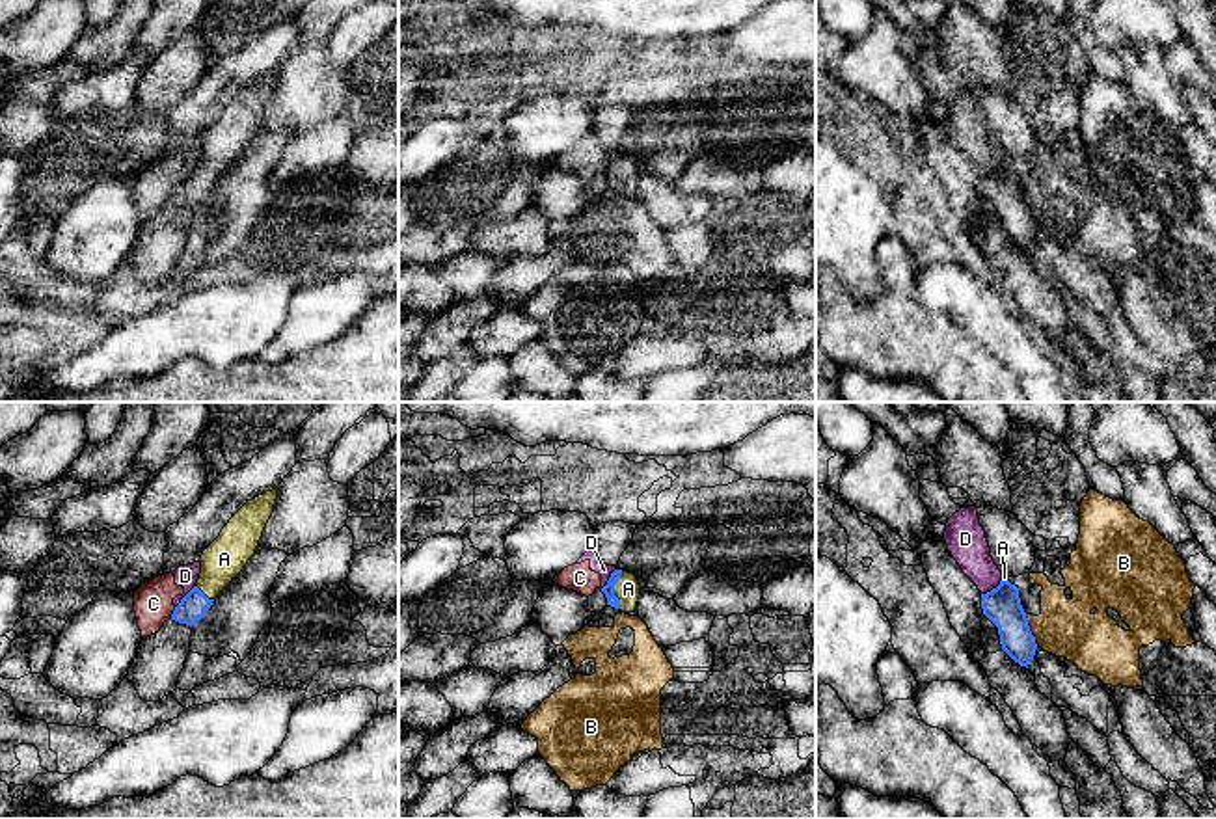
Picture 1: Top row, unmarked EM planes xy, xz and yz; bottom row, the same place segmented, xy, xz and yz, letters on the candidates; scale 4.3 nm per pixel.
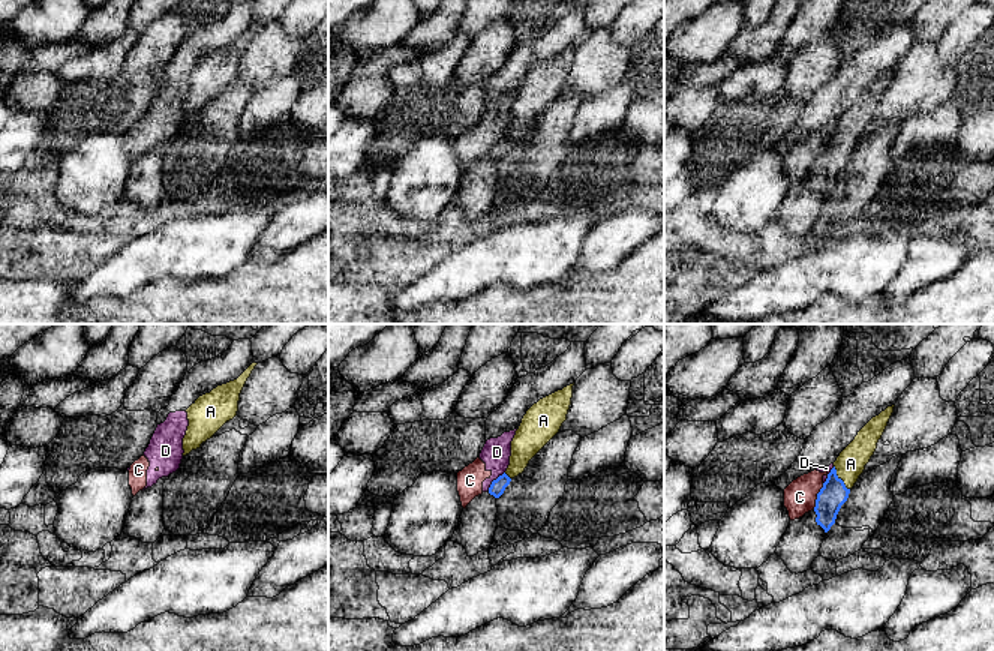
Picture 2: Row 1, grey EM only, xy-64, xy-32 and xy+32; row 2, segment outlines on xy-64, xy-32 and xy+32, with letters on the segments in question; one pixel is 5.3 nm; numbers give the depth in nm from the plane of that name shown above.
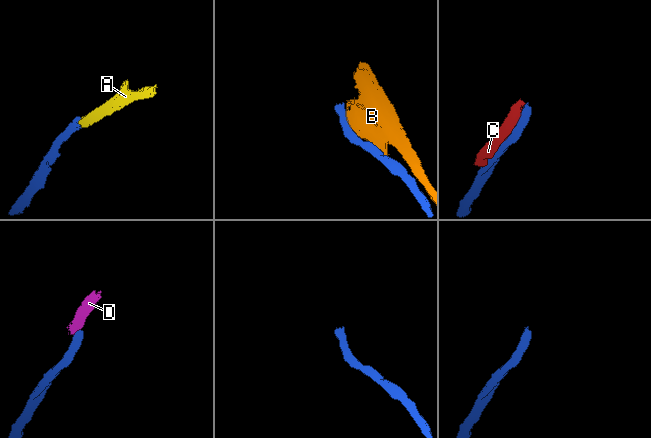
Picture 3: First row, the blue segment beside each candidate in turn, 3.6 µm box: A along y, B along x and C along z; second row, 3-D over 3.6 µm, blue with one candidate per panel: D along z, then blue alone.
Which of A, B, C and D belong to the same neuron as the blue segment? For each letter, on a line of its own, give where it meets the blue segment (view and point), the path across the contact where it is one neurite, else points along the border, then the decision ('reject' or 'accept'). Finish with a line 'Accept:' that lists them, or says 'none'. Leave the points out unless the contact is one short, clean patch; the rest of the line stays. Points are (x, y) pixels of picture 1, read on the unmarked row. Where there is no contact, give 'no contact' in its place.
A: contact xz (613, 174); way xz (609, 172), (613, 174), (628, 172); accept
B: contact yz (1028, 211); reject
C: contact xy (174, 196); reject
D: contact xz (609, 162); border xz (617, 151), (600, 172); reject
Accept: A

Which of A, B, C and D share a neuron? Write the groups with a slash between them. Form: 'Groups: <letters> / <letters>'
Groups: A / B / C D

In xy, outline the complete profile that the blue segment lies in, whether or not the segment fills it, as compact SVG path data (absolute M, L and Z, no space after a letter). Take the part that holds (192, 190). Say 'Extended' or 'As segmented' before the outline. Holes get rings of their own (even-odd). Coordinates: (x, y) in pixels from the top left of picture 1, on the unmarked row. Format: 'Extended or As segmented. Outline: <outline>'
Extended. Outline: M277 71L248 84L203 134L196 169L175 190L171 203L199 205L214 181L244 153L255 138L263 114L274 95Z

